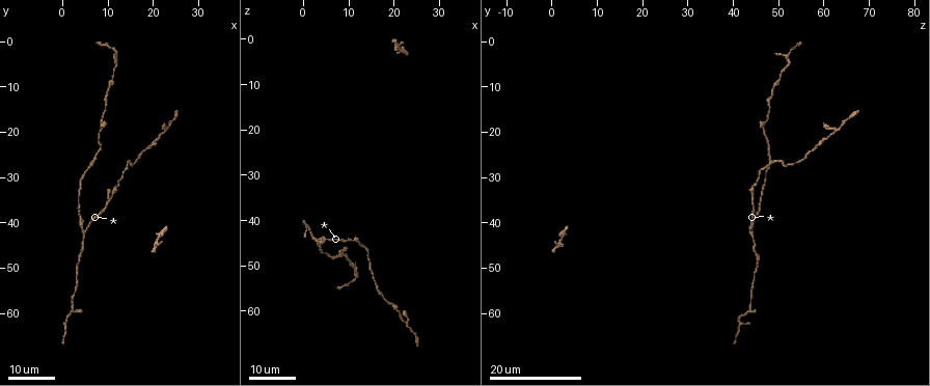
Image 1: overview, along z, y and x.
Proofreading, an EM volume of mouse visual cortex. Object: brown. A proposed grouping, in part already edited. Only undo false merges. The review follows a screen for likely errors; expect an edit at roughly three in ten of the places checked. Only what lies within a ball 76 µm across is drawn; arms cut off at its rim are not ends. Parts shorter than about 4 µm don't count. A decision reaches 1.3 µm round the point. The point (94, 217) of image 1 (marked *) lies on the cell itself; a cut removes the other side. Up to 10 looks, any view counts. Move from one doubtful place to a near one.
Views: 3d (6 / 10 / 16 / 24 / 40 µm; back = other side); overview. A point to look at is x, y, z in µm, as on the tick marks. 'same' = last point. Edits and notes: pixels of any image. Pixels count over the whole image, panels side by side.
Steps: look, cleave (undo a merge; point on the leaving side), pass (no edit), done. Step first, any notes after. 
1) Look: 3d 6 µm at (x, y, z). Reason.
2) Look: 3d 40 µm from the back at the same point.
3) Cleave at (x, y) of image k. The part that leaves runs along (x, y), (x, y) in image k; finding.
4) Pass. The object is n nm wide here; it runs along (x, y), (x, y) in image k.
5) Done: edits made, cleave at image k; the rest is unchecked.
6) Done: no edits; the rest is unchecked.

Look: 3d 24 µm at (5.0, 42.0, 44.0). Three-way junction.

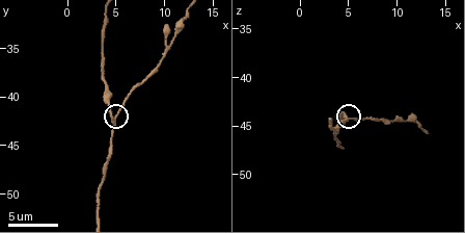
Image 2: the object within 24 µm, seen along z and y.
Look: 3d 6 µm at (4.6, 42.2, 43.8). Zoom in.

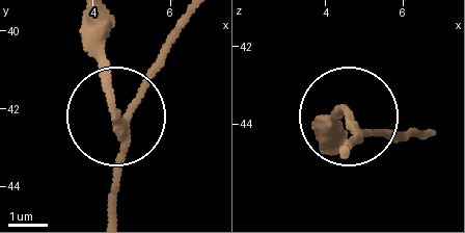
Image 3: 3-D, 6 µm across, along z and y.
Pass. 3 arms meet here; it runs along (428, 130), (349, 120), (349, 153) in image 3; one cell here.

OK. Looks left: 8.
Look: 3d 16 µm at (2.5, 57.0, 44.0). Narrows sharply.

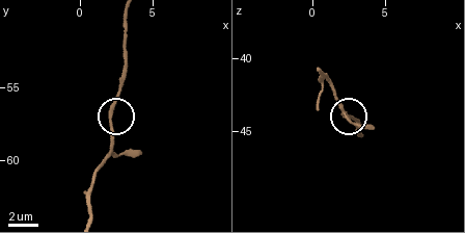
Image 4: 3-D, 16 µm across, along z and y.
Look: 3d 10 µm at the same point.

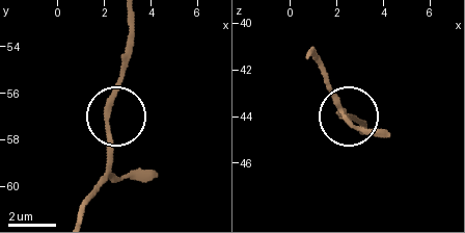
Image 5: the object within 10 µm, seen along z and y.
Pass. All the same cell.

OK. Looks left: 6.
Look: 3d 6 µm at (11.0, 34.2, 44.6). Three arms meet.

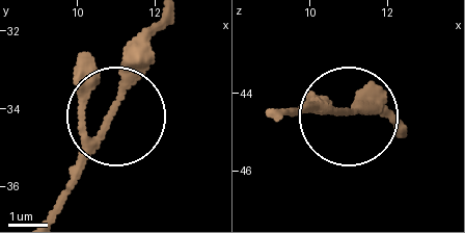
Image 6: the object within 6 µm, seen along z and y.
Pass. It runs along (279, 109), (385, 109) in image 6; all the same cell.

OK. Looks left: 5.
Look: 3d 16 µm at (9.5, 14.0, 47.5). Sudden change in width.

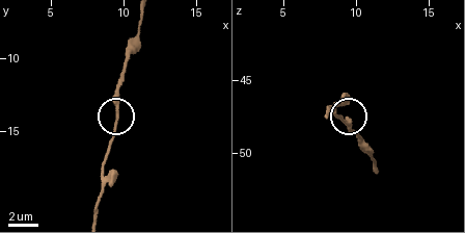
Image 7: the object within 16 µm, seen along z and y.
Look: 3d 6 µm at (9.6, 14.2, 48.2).

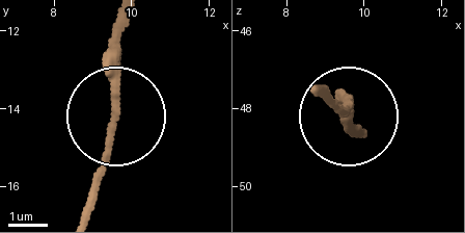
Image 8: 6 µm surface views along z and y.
Pass. It runs along (81, 215), (120, 106), (120, 17) in image 8; continuous, no second cell.

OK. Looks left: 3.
Look: 3d 16 µm at (18.0, 25.0, 56.5). Sudden change in width.

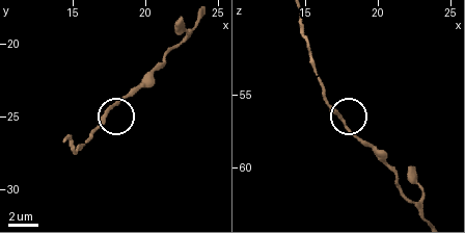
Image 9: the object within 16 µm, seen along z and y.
Look: 3d 6 µm at (17.4, 24.6, 56.8).

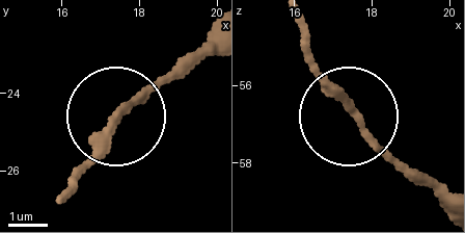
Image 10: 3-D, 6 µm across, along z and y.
Pass. It runs along (299, 23), (309, 62), (414, 179) in image 10; continuous, no second cell.

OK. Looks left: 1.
Done: no edits; the rest is unchecked.

